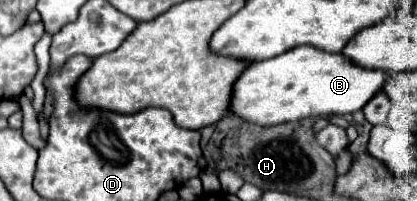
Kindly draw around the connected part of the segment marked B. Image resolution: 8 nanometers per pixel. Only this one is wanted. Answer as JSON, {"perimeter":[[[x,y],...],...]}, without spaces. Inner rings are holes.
{"perimeter":[[[303,45],[299,49],[291,49],[291,53],[283,53],[283,57],[271,57],[261,63],[251,63],[237,77],[231,93],[229,113],[243,121],[251,121],[255,125],[279,125],[289,121],[301,121],[307,117],[329,117],[329,115],[347,115],[365,107],[365,103],[383,87],[385,81],[383,71],[359,69],[351,61],[347,61],[341,53],[323,53],[315,47]]]}

